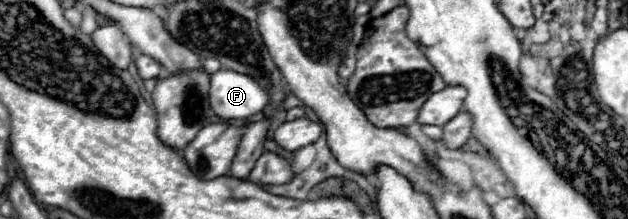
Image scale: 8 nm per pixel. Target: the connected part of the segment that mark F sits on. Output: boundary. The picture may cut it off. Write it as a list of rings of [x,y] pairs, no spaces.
[[[218,70],[212,74],[210,106],[222,120],[248,118],[264,110],[270,102],[268,92],[248,74]]]

